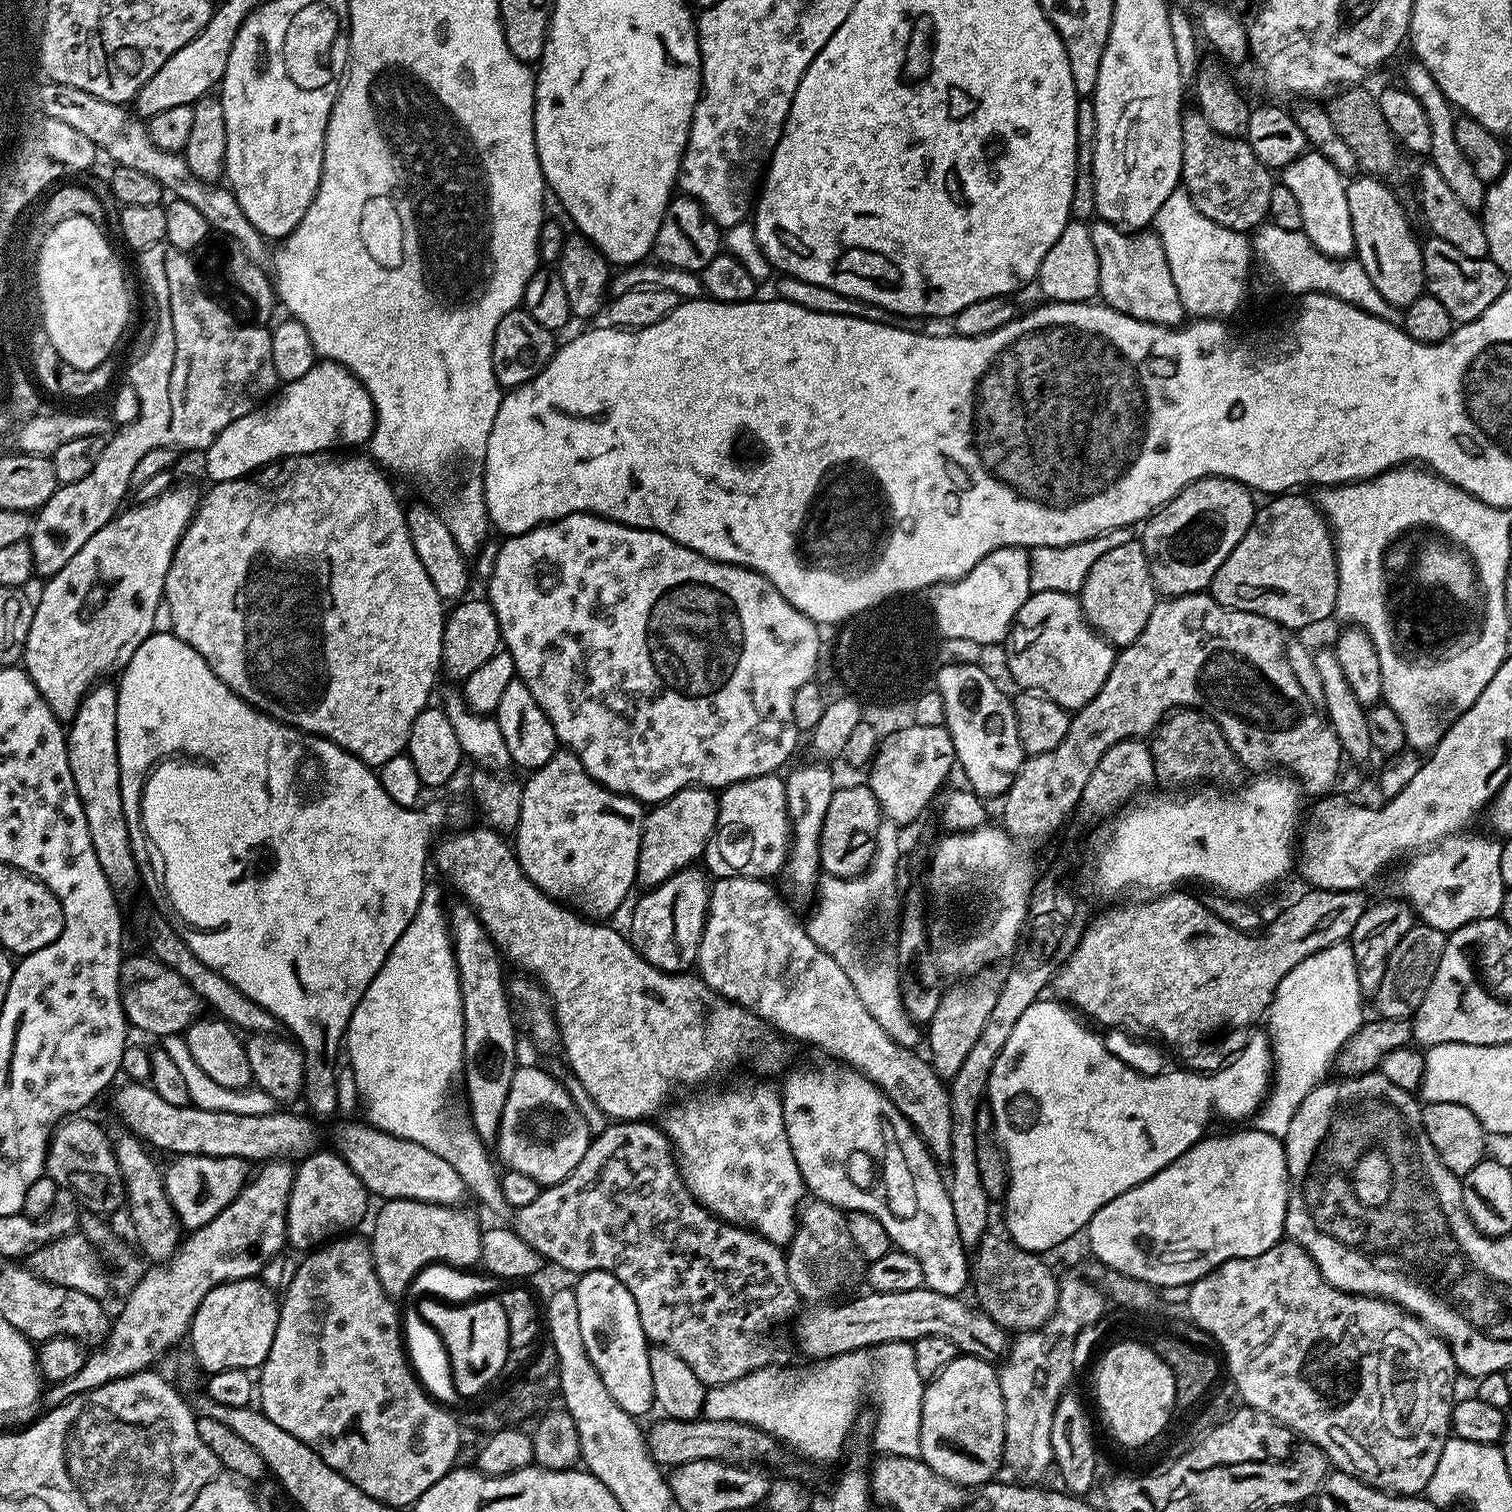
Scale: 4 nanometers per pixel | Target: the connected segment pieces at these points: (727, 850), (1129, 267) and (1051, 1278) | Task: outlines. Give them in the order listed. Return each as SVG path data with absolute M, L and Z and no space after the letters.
M773 774L731 784L719 793L718 818L702 857L703 867L713 877L768 880L779 873L794 839L786 790L785 777Z
M1097 219L1091 229L1094 250L1098 254L1099 295L1103 303L1151 324L1183 325L1186 313L1182 298L1178 298L1178 286L1174 286L1174 278L1170 278L1170 268L1144 268L1144 260L1136 260L1140 249L1133 248L1123 237L1124 230L1108 220Z
M985 1232L970 1256L970 1288L976 1291L980 1311L1005 1330L1026 1332L1042 1327L1056 1312L1060 1286L1058 1276L1040 1260L1037 1253L1022 1250L1007 1235Z

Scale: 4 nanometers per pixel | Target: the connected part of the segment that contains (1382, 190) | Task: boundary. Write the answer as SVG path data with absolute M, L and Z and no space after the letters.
M1360 174L1347 183L1347 205L1354 229L1356 258L1382 296L1391 305L1405 310L1426 290L1423 247L1416 240L1397 196L1385 184L1379 177Z

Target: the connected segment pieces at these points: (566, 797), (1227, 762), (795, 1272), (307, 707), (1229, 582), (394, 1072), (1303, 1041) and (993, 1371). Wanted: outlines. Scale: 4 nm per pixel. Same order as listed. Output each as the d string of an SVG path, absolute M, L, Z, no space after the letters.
M557 750L550 758L550 762L546 762L546 766L535 769L529 776L532 777L528 781L524 780L522 784L521 818L514 829L514 836L516 836L516 840L514 839L514 851L518 862L522 866L522 870L526 874L526 878L530 878L530 882L534 882L534 886L541 888L544 895L552 897L557 902L567 902L589 917L608 918L604 916L614 915L623 906L624 899L628 896L628 891L637 887L636 871L638 870L638 854L640 853L644 817L646 815L645 805L632 796L623 796L620 792L612 792L608 788L604 788L594 778L590 778L590 774L586 774L582 762L570 750Z
M1176 710L1165 716L1150 737L1150 747L1155 783L1165 784L1168 790L1184 790L1187 784L1201 782L1224 786L1227 780L1236 780L1242 775L1238 758L1234 750L1230 750L1230 742L1226 742L1220 727L1199 710Z
M812 1198L801 1207L796 1222L796 1233L786 1245L786 1255L790 1282L797 1297L801 1301L808 1300L804 1302L835 1301L851 1293L851 1288L859 1280L861 1283L866 1276L866 1262L854 1246L854 1238L850 1238L847 1215L825 1200Z
M336 450L327 452L311 452L301 456L286 456L283 460L273 460L271 464L265 464L263 468L247 475L239 476L237 480L221 480L211 485L212 489L208 493L203 493L202 499L196 505L196 513L192 515L192 521L188 523L188 529L182 534L182 538L176 547L174 558L170 562L170 570L164 579L164 599L169 604L168 613L172 619L172 632L182 641L183 644L191 646L192 651L202 654L202 658L218 674L218 678L234 694L242 697L247 704L252 705L260 712L265 712L273 720L279 720L282 724L287 724L289 728L298 728L305 734L311 734L316 738L329 740L331 744L336 744L344 748L352 756L358 757L364 764L369 766L381 766L390 761L395 756L401 755L407 749L410 738L410 726L414 726L414 718L422 709L429 707L432 696L432 687L436 684L436 675L439 677L442 672L441 660L443 658L443 628L446 617L445 601L434 590L434 582L430 582L430 574L426 574L426 566L418 558L414 546L410 542L408 533L408 523L404 517L405 509L400 508L400 500L396 497L394 489L388 485L388 480L383 476L385 473L367 455L364 456L339 456L341 453Z
M1280 494L1268 505L1257 507L1252 525L1246 530L1242 542L1230 550L1226 562L1214 574L1210 594L1219 604L1234 610L1270 618L1285 630L1297 630L1333 615L1338 598L1338 562L1332 529L1323 512L1300 494Z
M425 887L422 902L402 938L394 942L382 970L370 982L362 1002L354 1010L348 1023L346 1033L346 1056L350 1070L356 1079L356 1090L362 1104L367 1123L386 1134L406 1138L434 1150L438 1158L446 1158L462 1178L465 1189L476 1195L480 1208L484 1211L483 1219L488 1222L504 1222L510 1216L506 1198L502 1194L497 1165L488 1161L489 1149L478 1138L467 1119L452 1120L452 1112L444 1108L448 1104L448 1087L452 1079L461 1075L464 1066L464 1007L460 993L460 975L452 953L450 924L446 912L439 908L440 896L432 889Z
M1351 943L1331 944L1318 954L1310 954L1282 978L1272 997L1266 1021L1272 1027L1270 1047L1274 1053L1274 1071L1270 1076L1268 1095L1254 1117L1254 1127L1271 1136L1283 1137L1290 1130L1298 1106L1310 1090L1329 1079L1336 1055L1365 1023L1364 1001L1358 982L1358 970Z
M960 1354L942 1374L927 1381L922 1398L919 1459L943 1480L970 1489L989 1483L1002 1468L1003 1398L997 1369L989 1361Z

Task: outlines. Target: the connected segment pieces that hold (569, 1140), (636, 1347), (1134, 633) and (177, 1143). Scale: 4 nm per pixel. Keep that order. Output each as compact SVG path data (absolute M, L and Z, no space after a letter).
M517 1067L514 1078L510 1082L510 1094L506 1094L506 1110L502 1110L500 1135L494 1145L495 1151L500 1151L499 1163L505 1169L526 1174L534 1178L541 1186L551 1186L562 1182L582 1162L582 1154L586 1154L590 1133L578 1106L570 1098L559 1079L556 1080L548 1072L540 1068Z
M608 1271L583 1273L574 1289L580 1312L580 1330L589 1359L620 1408L632 1417L653 1411L653 1378L650 1373L649 1341L638 1318L637 1303L630 1290Z
M1139 539L1126 542L1126 546L1118 546L1109 550L1090 566L1090 574L1086 574L1086 582L1078 593L1080 609L1084 611L1084 619L1113 646L1132 644L1142 630L1146 630L1146 621L1150 618L1150 610L1154 610L1158 593L1146 562L1143 543Z
M124 1082L111 1096L112 1108L117 1118L128 1127L125 1129L153 1149L161 1148L176 1156L237 1156L249 1162L292 1156L303 1158L317 1151L316 1128L307 1115L295 1116L292 1110L273 1110L270 1114L234 1114L202 1110L195 1106L179 1108L148 1086L144 1082Z

